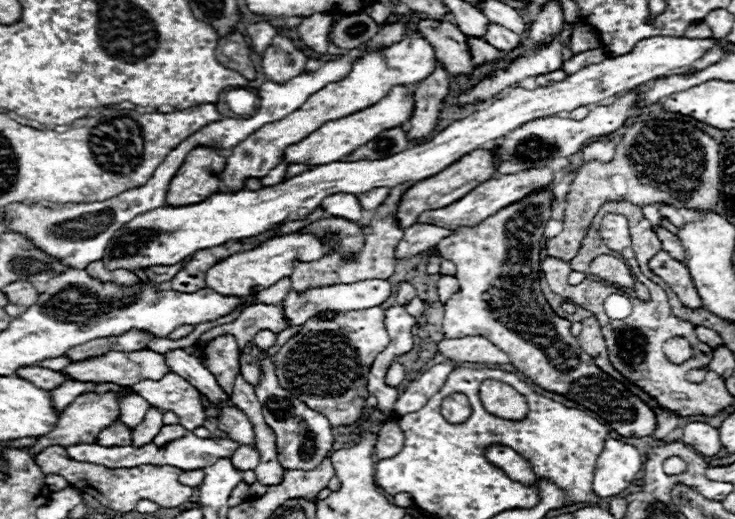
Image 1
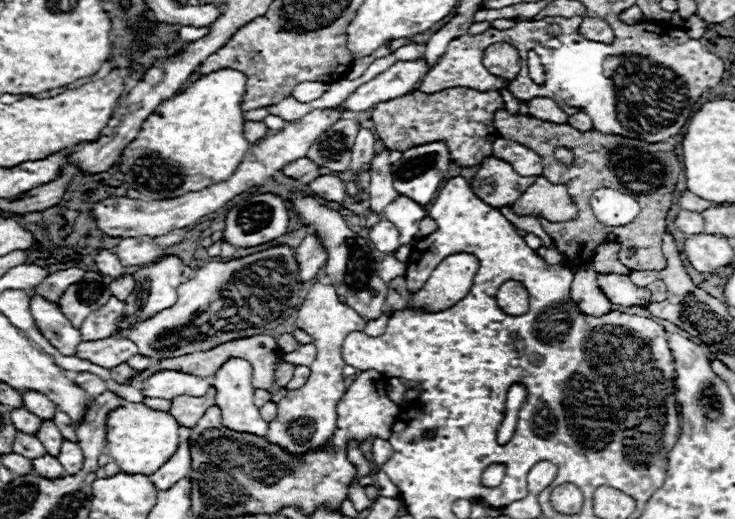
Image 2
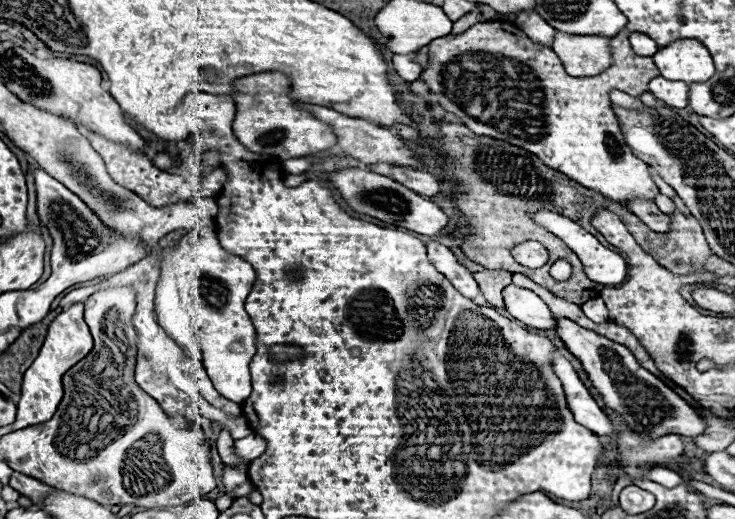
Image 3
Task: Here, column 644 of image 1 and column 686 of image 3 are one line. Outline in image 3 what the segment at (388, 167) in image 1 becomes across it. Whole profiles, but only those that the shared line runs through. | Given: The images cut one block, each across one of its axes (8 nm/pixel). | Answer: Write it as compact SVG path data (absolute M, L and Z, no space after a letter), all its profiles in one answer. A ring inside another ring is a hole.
M676 40L658 48L652 58L660 74L668 80L704 82L716 72L708 48L698 40Z

